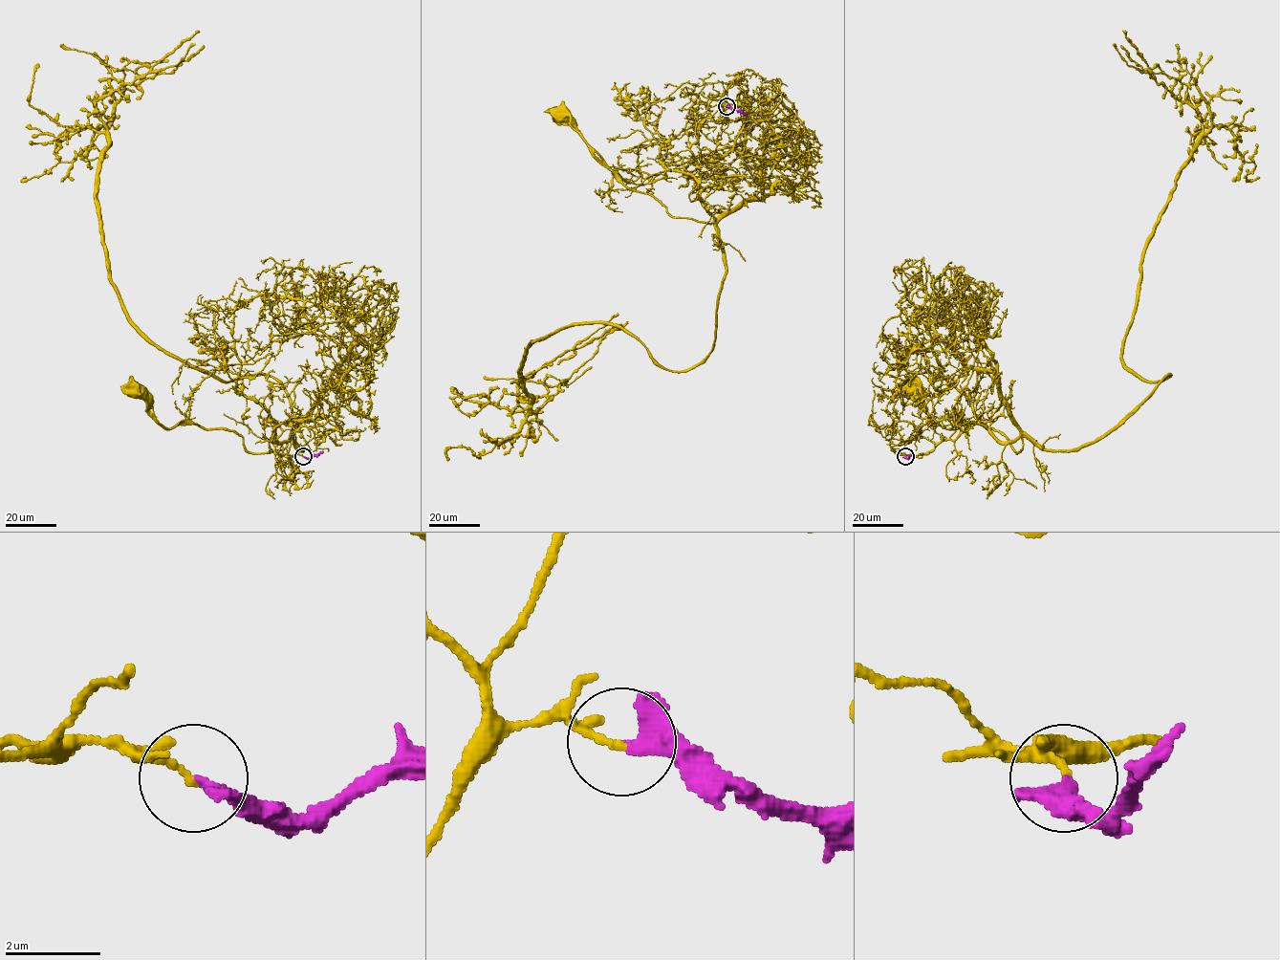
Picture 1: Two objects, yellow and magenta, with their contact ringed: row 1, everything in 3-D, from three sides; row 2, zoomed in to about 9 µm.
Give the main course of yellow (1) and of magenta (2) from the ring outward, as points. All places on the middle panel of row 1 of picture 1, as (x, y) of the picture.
1: (726, 106), (700, 124), (690, 147), (711, 224), (673, 218), (657, 200), (629, 189), (562, 111)
2: (726, 106), (747, 113)

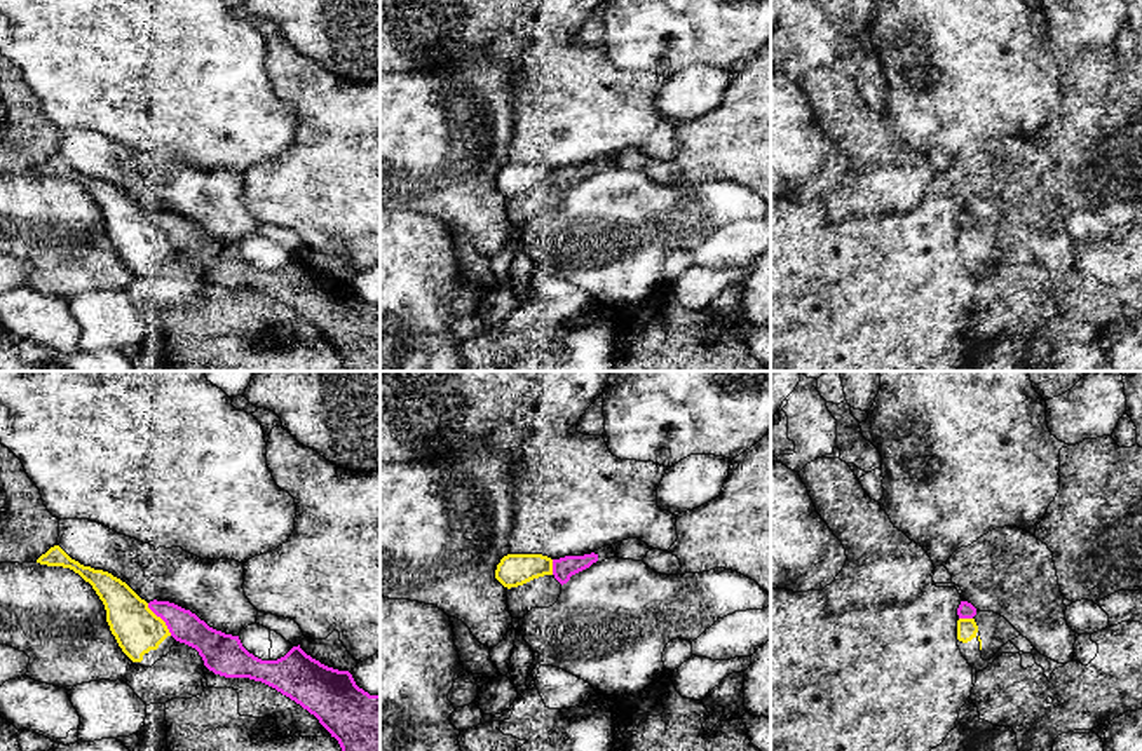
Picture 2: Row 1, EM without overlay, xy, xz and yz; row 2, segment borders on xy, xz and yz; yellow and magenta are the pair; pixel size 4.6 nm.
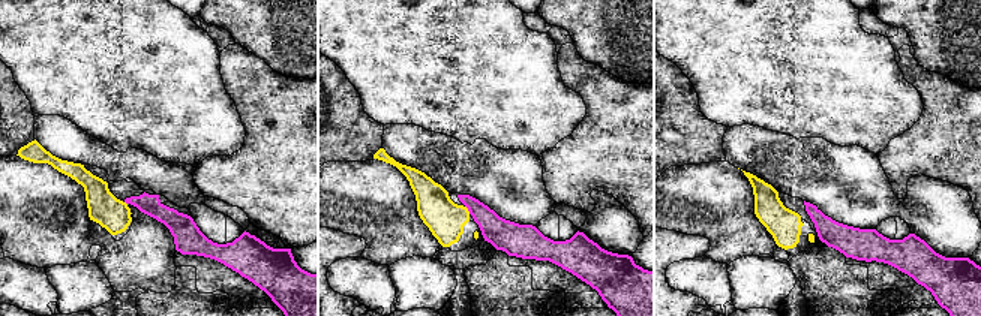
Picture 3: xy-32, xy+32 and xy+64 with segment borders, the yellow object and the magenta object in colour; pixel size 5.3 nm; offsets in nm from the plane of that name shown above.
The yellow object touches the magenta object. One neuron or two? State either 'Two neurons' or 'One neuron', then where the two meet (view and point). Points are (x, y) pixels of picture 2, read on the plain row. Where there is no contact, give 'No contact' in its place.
Two neurons. Touches yellow at xy (161, 229)

